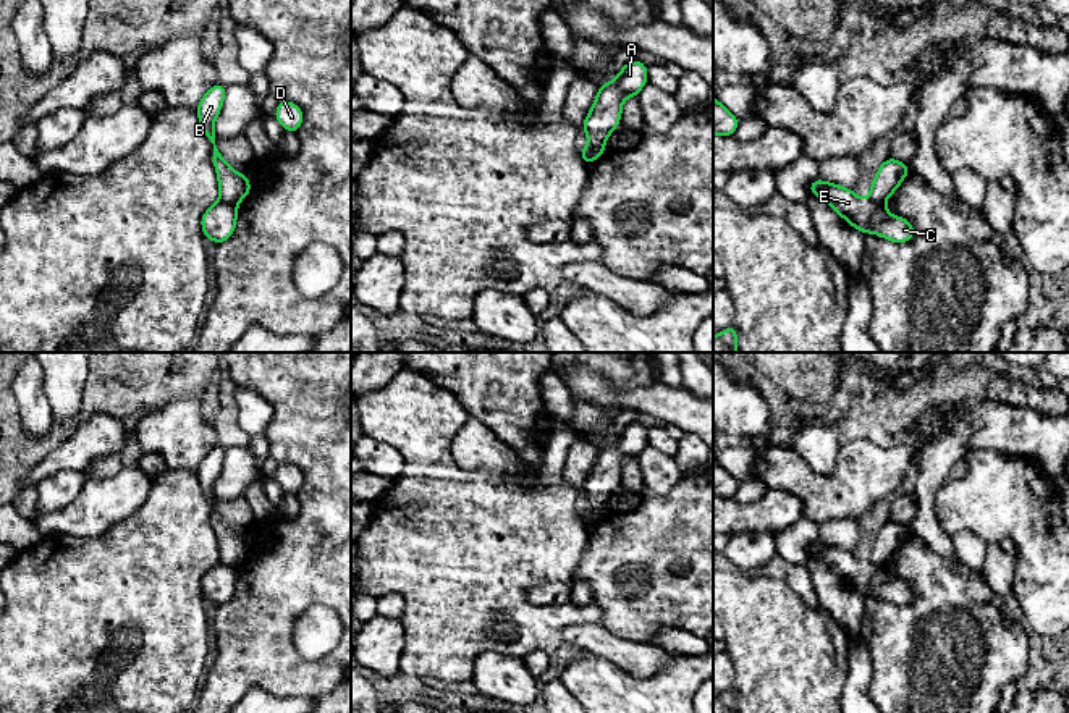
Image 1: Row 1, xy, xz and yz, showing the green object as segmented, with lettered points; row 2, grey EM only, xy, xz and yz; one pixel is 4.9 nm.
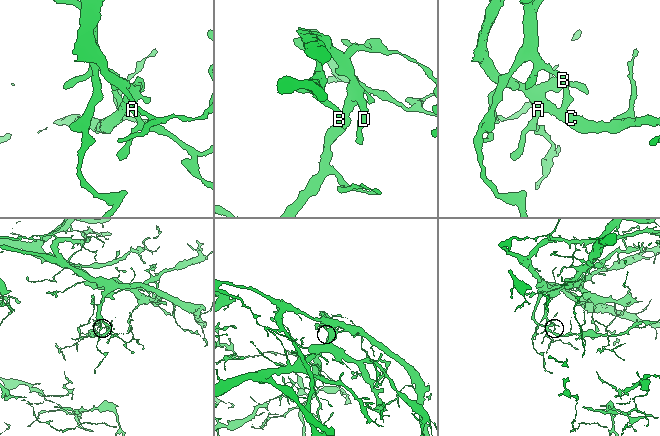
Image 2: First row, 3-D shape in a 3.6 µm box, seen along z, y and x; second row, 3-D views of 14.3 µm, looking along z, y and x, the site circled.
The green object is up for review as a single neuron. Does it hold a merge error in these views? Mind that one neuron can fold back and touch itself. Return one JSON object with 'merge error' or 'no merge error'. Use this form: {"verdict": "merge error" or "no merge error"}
{"verdict": "merge error"}

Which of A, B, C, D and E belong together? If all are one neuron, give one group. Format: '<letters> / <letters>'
A C D E / B

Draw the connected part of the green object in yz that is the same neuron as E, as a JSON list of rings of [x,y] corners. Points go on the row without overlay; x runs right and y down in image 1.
[[[817,540],[809,546],[809,555],[828,564],[849,587],[862,597],[875,595],[885,601],[902,606],[914,600],[915,592],[907,580],[888,576],[883,564],[859,561],[847,551]]]

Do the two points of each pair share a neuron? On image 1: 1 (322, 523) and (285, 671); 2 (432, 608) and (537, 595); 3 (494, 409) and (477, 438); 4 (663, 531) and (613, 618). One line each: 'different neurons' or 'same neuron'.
1: same neuron
2: different neurons
3: different neurons
4: same neuron

